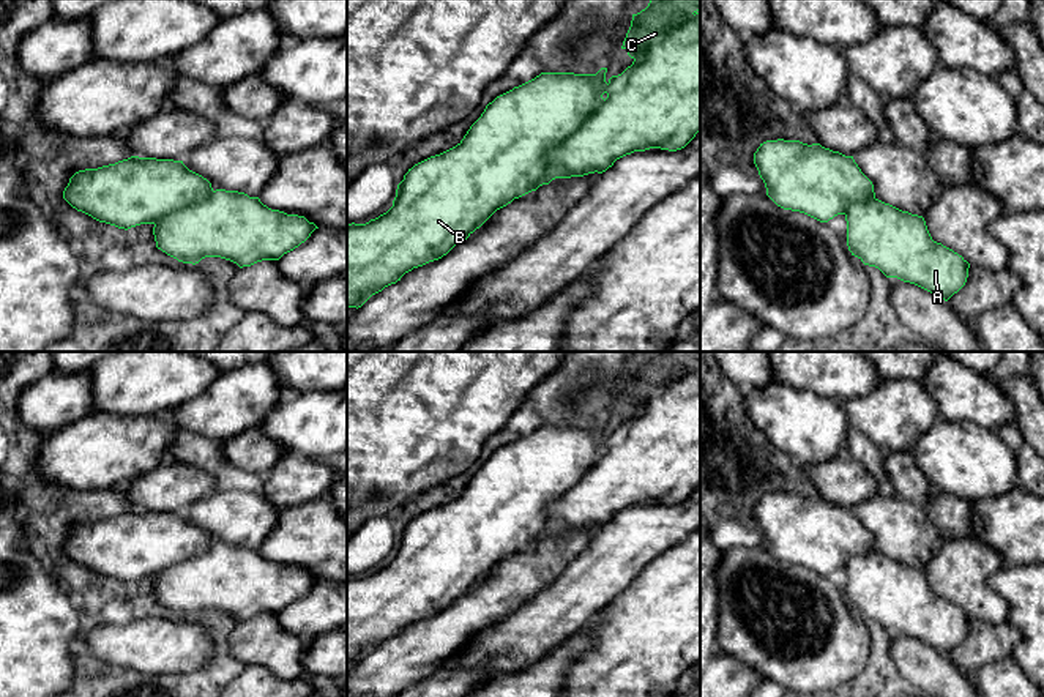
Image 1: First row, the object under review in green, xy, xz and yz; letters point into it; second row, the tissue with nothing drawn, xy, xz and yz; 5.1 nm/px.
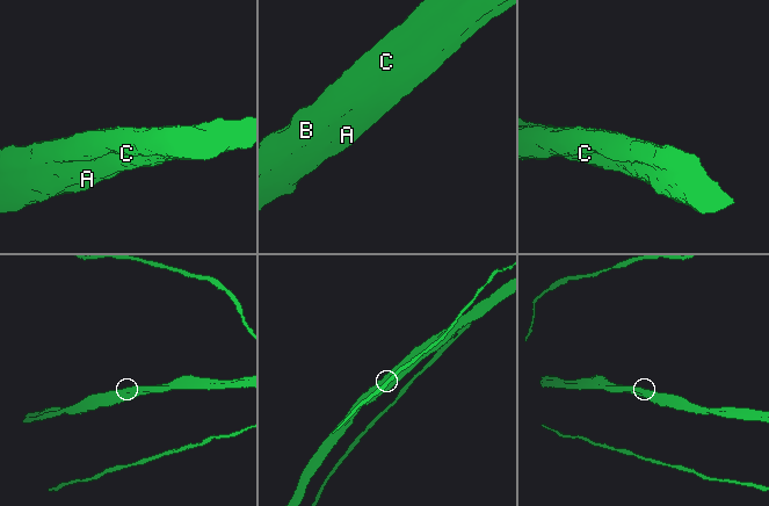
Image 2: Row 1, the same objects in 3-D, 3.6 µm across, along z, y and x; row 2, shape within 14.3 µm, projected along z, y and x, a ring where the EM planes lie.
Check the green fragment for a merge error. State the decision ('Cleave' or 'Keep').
Cleave

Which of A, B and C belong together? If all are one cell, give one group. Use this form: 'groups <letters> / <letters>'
groups A / B C

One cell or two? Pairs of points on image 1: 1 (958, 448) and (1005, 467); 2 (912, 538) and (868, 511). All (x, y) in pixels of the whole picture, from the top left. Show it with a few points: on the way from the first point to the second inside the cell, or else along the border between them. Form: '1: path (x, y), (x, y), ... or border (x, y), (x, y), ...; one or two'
1: path (969, 459), (980, 465), (994, 467); one
2: path (901, 529), (879, 514); one

